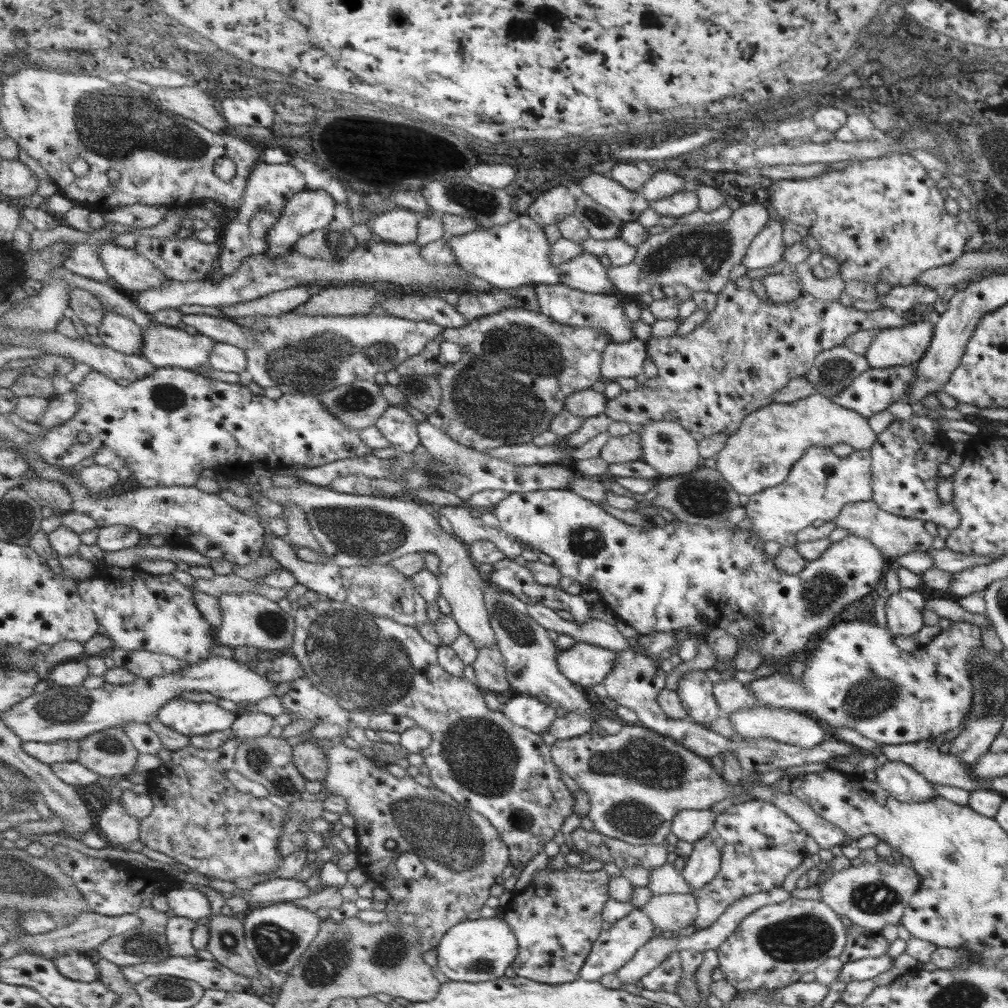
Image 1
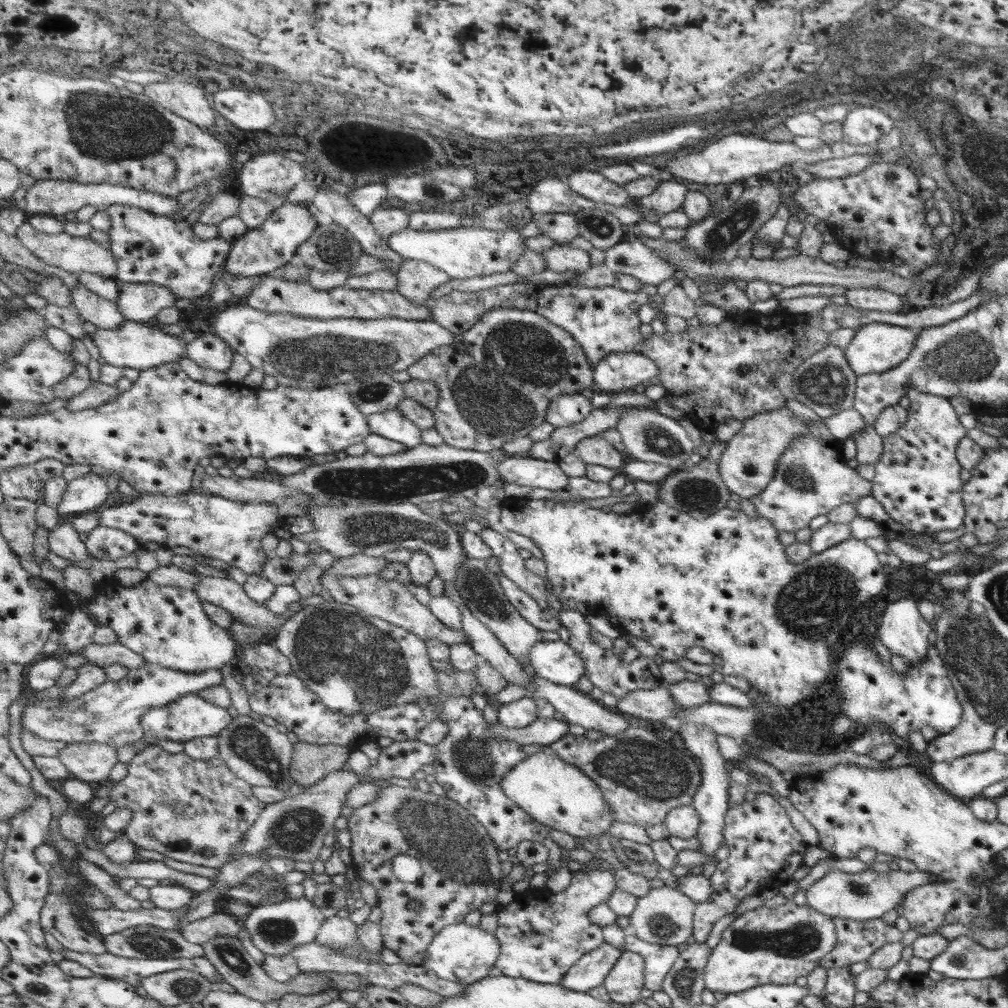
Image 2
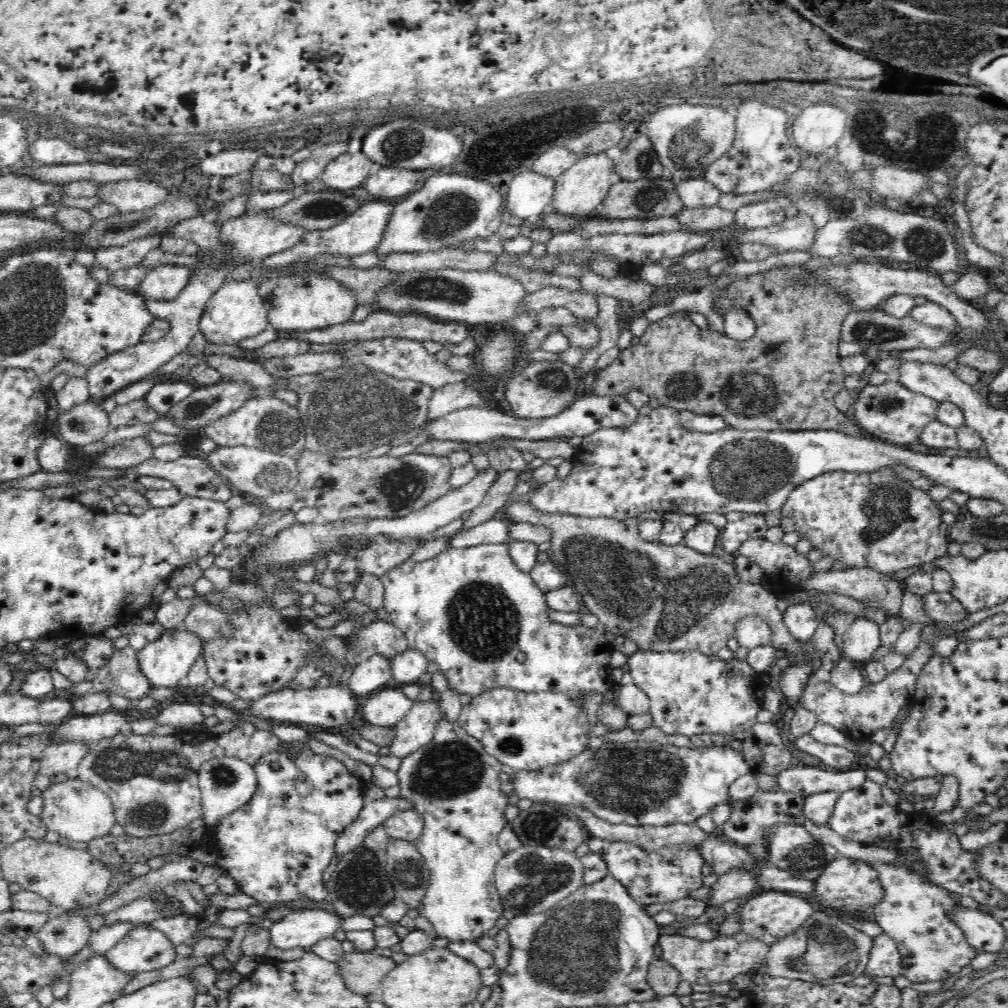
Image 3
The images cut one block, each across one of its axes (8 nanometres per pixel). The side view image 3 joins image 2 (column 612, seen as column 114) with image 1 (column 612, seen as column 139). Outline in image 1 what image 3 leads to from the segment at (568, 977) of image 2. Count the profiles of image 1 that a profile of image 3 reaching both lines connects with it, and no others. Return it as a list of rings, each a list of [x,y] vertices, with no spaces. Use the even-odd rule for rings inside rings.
[[[637,907],[631,909],[625,918],[601,931],[600,937],[594,942],[588,961],[581,969],[580,978],[587,980],[587,982],[599,982],[605,974],[616,973],[621,967],[627,965],[636,956],[637,951],[647,945],[657,933],[659,932],[653,926],[653,920],[649,918],[649,914],[645,914],[645,910]]]

